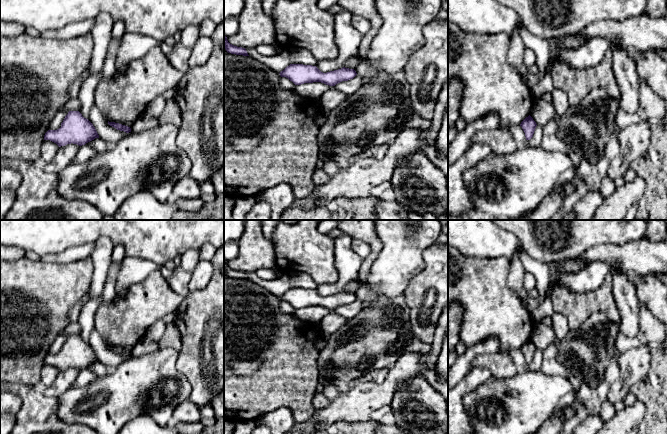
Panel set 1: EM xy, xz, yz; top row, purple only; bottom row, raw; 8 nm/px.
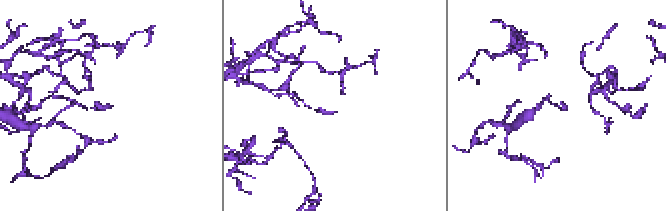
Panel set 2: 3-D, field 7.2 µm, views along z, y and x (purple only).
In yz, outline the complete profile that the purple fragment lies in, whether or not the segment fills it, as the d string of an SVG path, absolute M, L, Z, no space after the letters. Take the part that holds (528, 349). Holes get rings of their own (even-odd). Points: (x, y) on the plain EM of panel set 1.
M529 339L521 346L520 350L522 351L525 357L526 364L530 364L533 361L535 352L537 350L536 346Z

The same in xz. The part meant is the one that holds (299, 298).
M290 288L279 298L281 301L288 302L295 309L321 306L329 310L335 310L342 305L348 305L357 299L354 293L345 291L323 297L316 290L303 288Z

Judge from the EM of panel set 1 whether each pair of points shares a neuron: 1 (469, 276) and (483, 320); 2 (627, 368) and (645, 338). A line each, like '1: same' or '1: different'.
1: same
2: different

